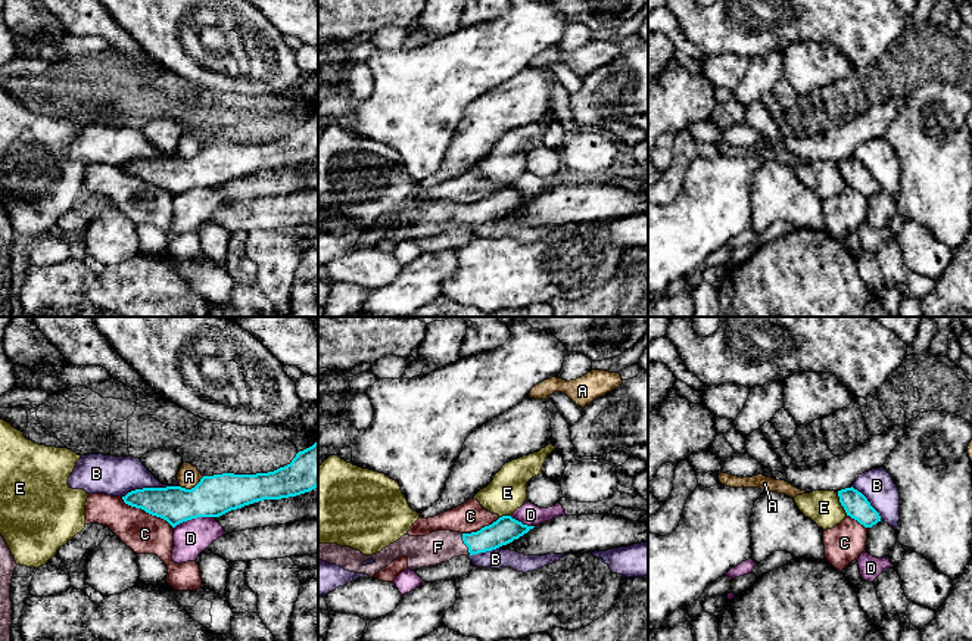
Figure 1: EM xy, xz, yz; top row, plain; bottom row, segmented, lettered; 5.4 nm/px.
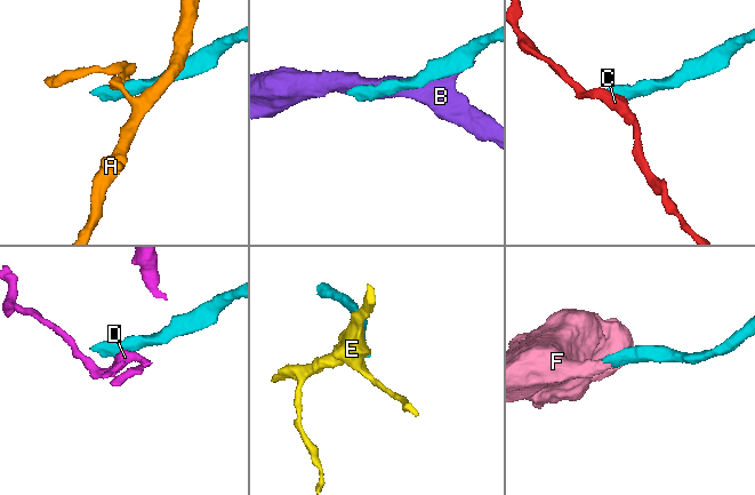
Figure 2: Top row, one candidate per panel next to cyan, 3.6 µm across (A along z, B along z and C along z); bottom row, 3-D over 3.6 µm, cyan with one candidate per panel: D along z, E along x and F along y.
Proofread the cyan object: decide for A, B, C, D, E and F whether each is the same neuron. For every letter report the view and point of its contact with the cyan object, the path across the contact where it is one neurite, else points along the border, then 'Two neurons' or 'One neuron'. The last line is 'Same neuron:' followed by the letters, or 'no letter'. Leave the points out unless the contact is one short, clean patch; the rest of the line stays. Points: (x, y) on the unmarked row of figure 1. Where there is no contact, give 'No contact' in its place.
A: Touches cyan at xy (192, 158). Boundary: xy (203, 146), (190, 158), (180, 156). Two neurons
B: Touches cyan at xy (150, 158). Two neurons
C: Touches cyan at xy (146, 181). Boundary: xy (121, 167), (125, 173), (162, 187), (173, 198). Two neurons
D: Touches cyan at xy (193, 187). Boundary: xy (212, 186), (192, 187), (174, 198). Two neurons
E: Touches cyan at yz (841, 174). Boundary: yz (837, 162), (838, 171), (847, 184). Two neurons
F: Touches cyan at xz (464, 212). Path across: xz (505, 199), (482, 211), (464, 212), (438, 217). One neuron
Same neuron: F

